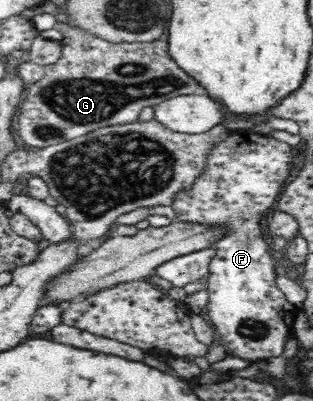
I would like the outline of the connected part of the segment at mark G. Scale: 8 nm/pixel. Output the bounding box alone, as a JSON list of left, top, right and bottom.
[16,21,202,149]

